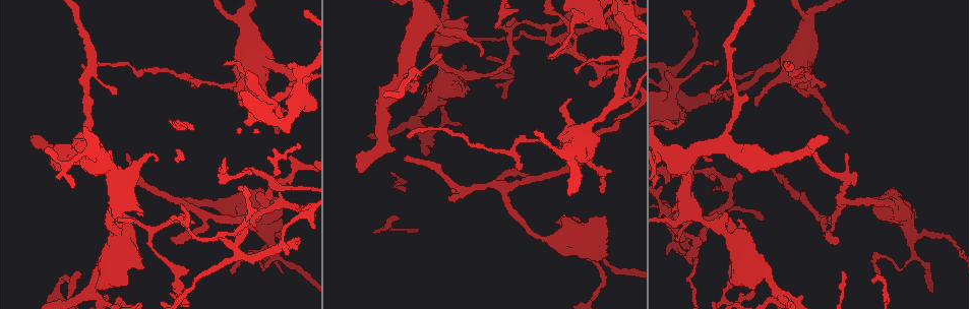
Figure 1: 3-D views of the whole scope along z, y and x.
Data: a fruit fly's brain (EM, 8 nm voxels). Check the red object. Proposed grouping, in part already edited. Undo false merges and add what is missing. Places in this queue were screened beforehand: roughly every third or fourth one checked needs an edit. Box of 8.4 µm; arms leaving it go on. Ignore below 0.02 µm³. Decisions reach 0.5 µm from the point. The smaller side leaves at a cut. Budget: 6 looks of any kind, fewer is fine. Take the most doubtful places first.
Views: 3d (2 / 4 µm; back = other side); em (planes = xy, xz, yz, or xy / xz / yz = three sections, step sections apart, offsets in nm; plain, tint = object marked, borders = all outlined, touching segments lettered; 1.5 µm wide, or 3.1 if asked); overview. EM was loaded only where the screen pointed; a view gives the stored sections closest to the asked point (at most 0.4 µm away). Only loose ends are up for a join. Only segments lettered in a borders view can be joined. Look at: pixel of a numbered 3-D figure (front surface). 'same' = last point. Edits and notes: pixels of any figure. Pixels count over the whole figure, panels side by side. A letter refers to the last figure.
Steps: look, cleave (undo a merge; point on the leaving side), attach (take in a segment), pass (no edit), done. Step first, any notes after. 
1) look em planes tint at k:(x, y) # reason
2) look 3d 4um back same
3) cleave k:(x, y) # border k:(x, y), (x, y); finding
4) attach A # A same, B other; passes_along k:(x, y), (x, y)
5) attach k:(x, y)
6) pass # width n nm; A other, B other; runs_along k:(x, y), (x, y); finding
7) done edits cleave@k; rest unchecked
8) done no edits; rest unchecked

look em planes borders at 1:(815, 156) # tapers out

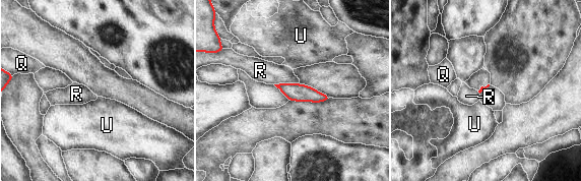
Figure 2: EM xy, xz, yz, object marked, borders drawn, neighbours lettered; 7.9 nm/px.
pass # width 140 nm; Q other, R other, U other; border 2:(299, 82), (274, 84); none of them fits

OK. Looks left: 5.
look em planes borders at 1:(281, 201) # three-way junction

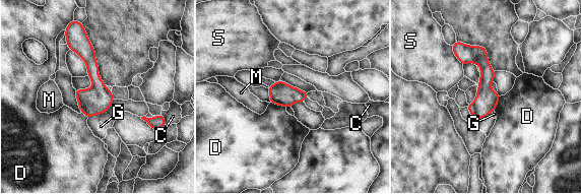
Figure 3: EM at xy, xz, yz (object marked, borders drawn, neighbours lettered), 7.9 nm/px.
cleave 3:(471, 108) # C other, D other, G other, M other, S other; a second cell is stuck on

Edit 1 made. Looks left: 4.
look overview

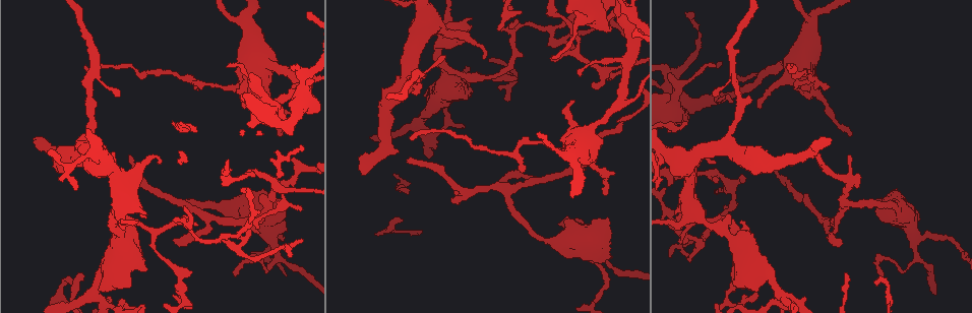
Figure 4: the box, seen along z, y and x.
look 3d 4um back at 4:(234, 274) # branch stops here

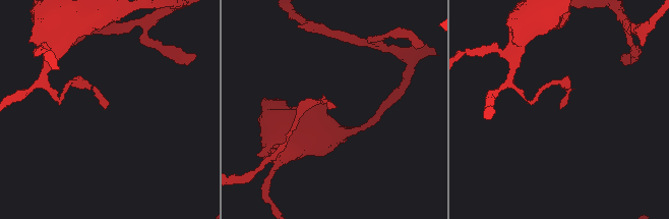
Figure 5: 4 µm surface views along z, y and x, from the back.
look em yz step 4 borders at 5:(106, 107)

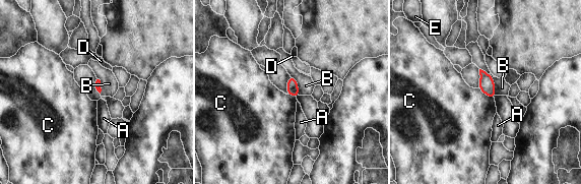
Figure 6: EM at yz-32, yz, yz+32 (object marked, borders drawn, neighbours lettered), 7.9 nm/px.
look em planes borders same # another direction

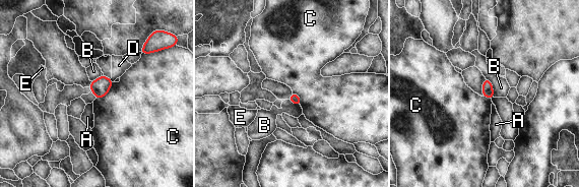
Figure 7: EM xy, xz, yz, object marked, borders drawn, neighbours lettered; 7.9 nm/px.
pass # width 80 nm; A other, B other, C other, D other, E other; no lettered segment goes on from it

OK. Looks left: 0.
done edits cleave@3; rest unchecked

